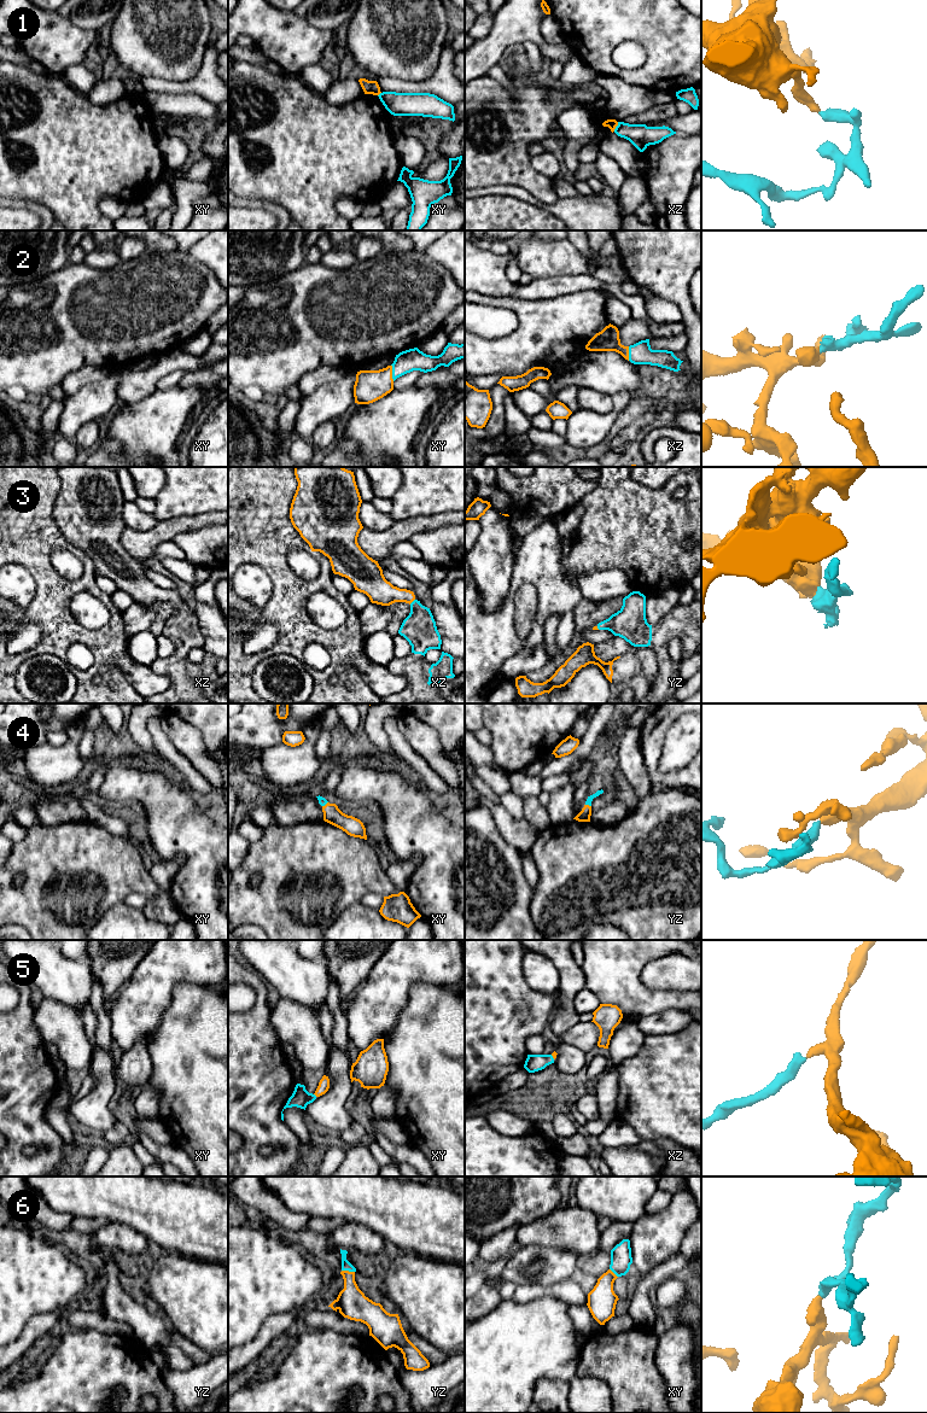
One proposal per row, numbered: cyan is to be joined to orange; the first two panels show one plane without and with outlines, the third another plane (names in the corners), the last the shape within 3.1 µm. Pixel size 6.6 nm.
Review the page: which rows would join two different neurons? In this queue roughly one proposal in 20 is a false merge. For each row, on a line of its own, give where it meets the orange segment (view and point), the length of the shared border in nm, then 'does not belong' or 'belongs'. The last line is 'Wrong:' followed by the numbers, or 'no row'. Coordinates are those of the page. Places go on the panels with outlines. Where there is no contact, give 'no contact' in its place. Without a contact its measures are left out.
1: contact xz (616, 126); length 70 nm; does not belong
2: contact xy (391, 373); length 110 nm; belongs
3: contact xz (412, 601); length 50 nm; belongs
4: contact yz (588, 805); length 40 nm; belongs
5: contact xy (315, 1095); length 30 nm; belongs
6: contact yz (348, 1271); length 90 nm; belongs
Wrong: 1

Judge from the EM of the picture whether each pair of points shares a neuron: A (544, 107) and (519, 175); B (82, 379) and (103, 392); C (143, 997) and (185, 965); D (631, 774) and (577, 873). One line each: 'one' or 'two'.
A: one
B: two
C: one
D: one

